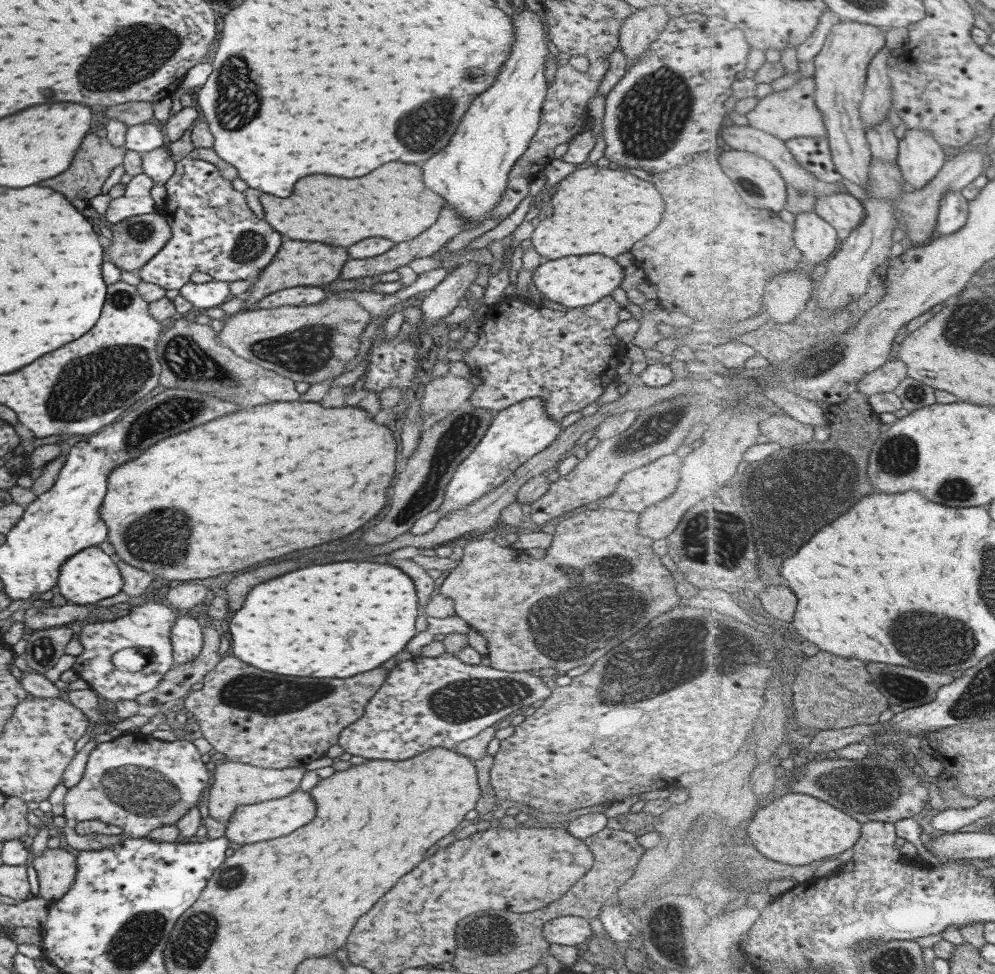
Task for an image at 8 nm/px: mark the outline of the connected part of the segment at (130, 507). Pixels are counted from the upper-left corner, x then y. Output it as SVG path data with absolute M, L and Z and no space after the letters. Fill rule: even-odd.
M271 402L271 404L259 404L259 406L253 406L253 408L247 408L247 410L237 410L237 412L231 412L231 414L227 414L227 416L221 416L221 418L217 418L217 420L211 420L211 422L207 422L207 424L201 424L201 426L195 426L195 428L189 428L189 430L185 430L185 432L181 432L181 434L173 434L173 436L167 436L167 438L163 438L163 440L159 440L159 442L157 442L157 444L153 444L153 446L149 446L149 448L147 448L147 450L145 450L145 452L141 452L141 454L139 454L139 458L135 458L135 460L129 460L129 462L125 462L125 464L121 464L121 466L117 466L117 468L115 468L115 470L111 470L111 474L109 474L109 476L107 476L107 486L106 486L106 491L105 491L105 496L104 496L104 497L103 497L103 498L102 498L102 503L101 503L101 505L99 505L99 513L100 513L100 518L101 518L101 519L102 519L102 520L103 520L103 521L104 521L104 522L107 522L107 524L105 524L105 526L107 526L107 538L106 538L106 540L107 540L107 541L108 541L108 542L109 542L109 544L111 544L111 546L113 546L113 548L114 548L114 554L115 554L115 555L116 555L116 556L117 556L117 557L118 557L118 558L119 558L119 559L121 559L121 560L122 560L122 561L124 561L124 562L125 562L125 564L129 564L129 566L133 566L133 567L135 567L135 568L138 568L138 569L139 569L139 570L142 570L142 571L145 571L145 572L147 572L147 573L151 573L151 574L152 574L152 575L153 575L153 576L157 576L157 577L161 577L161 578L162 578L162 577L163 577L163 578L165 578L165 579L167 579L167 580L181 580L181 581L187 581L187 582L189 582L189 581L192 581L192 580L193 580L193 579L197 579L197 578L209 578L209 576L217 576L217 572L219 572L219 574L223 574L223 572L239 572L239 570L243 570L243 568L247 568L247 566L251 566L251 564L253 564L253 562L263 562L263 560L267 560L267 558L273 558L273 556L285 556L285 554L289 554L289 552L295 552L295 550L299 550L299 548L309 548L309 546L317 546L317 544L323 544L323 542L329 542L329 540L335 540L335 538L339 538L339 536L345 536L345 534L349 534L349 532L353 532L353 530L357 530L357 528L359 528L359 526L361 526L361 524L365 524L365 520L369 520L369 518L373 518L373 516L375 516L375 514L377 514L377 512L379 512L379 510L381 510L381 508L383 508L383 504L385 504L385 488L387 488L387 486L389 486L389 482L391 482L391 476L393 476L393 456L395 456L395 444L393 444L393 438L391 438L391 432L389 432L389 430L387 430L387 428L385 428L385 426L379 426L379 424L373 424L373 422L371 422L371 420L369 420L369 416L367 416L367 414L365 414L365 410L361 410L361 409L359 409L359 408L327 408L327 410L325 410L325 408L321 408L321 406L319 406L319 404L313 404L313 402ZM185 538L187 538L187 540L189 540L189 542L187 542L187 550L185 550L185 556L183 556L183 558L181 558L181 554L183 554L183 550L181 550L181 548L179 548L179 546L177 546L177 544L183 544L183 548L185 548Z

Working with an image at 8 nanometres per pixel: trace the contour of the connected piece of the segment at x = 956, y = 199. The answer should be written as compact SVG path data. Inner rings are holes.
M959 191L947 192L940 207L936 232L940 237L957 233L969 217L969 201Z

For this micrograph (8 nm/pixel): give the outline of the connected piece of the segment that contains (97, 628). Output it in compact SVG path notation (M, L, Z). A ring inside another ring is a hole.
M149 593L144 598L144 603L134 606L126 615L114 620L102 619L99 622L88 623L76 630L79 634L79 644L83 649L79 655L75 655L75 661L70 669L79 679L87 683L89 689L96 692L96 696L111 701L113 705L120 701L135 701L137 696L150 692L174 664L169 630L175 622L175 614L169 607L155 600L157 595ZM133 647L148 649L154 657L153 661L135 672L129 672L111 663L112 654L123 648Z

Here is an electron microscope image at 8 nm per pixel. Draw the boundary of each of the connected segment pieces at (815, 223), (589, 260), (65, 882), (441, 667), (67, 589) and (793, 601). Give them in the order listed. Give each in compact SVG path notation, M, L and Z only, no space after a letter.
M815 212L802 213L796 216L794 238L795 245L804 255L804 266L806 267L827 262L827 258L831 258L831 254L837 252L837 244L842 242L838 238L836 229Z
M565 256L549 260L532 271L531 283L547 300L566 308L587 306L601 300L621 284L621 268L607 256Z
M45 848L40 855L33 856L31 865L38 882L36 896L55 901L73 884L75 857L68 848Z
M447 652L437 657L416 656L395 663L387 671L386 680L367 702L364 714L341 730L336 744L345 753L368 760L405 760L434 747L452 750L459 742L471 739L483 728L496 726L511 712L547 699L551 692L536 673L505 672L482 664L469 666Z
M91 546L81 552L75 552L61 566L56 580L58 593L67 600L68 603L77 605L95 604L102 598L115 596L121 591L123 577L119 573L111 556L103 553L99 547Z
M769 585L755 595L760 598L764 610L775 617L775 620L793 622L797 610L797 596L789 586Z

